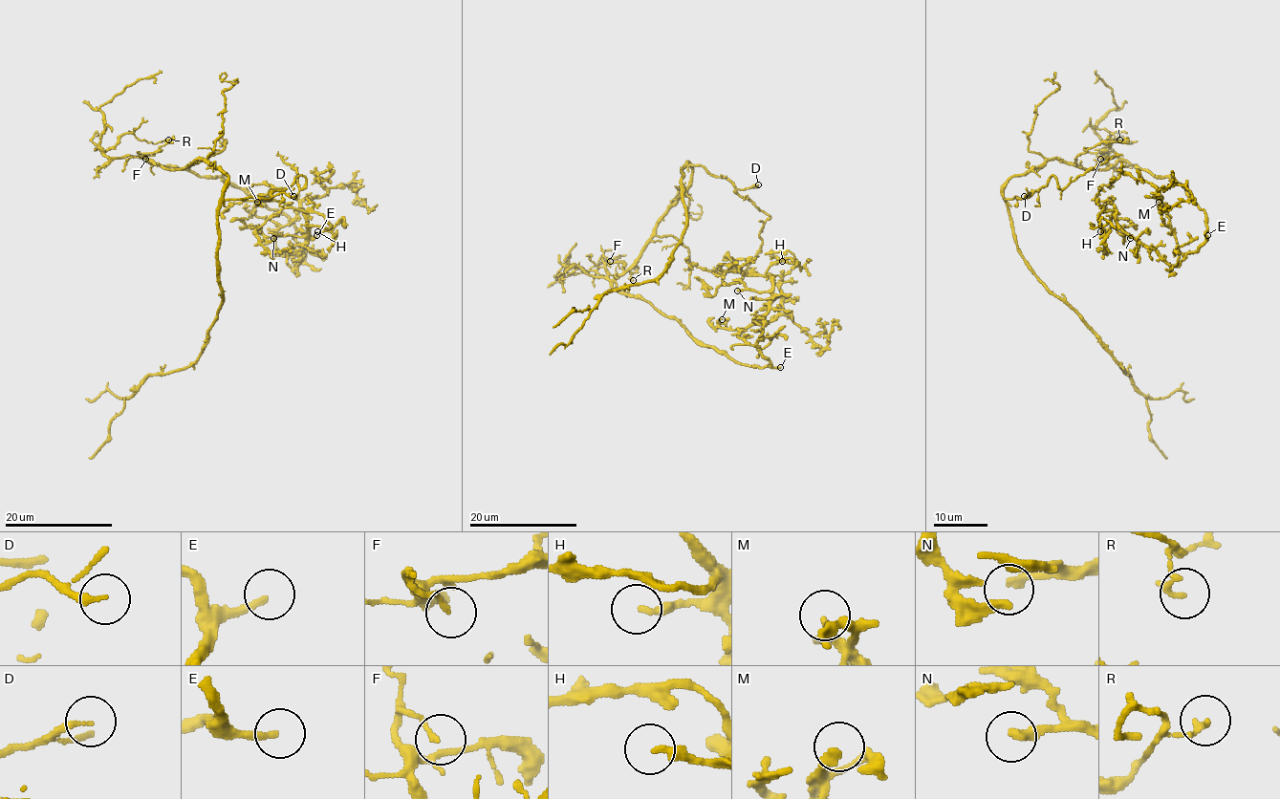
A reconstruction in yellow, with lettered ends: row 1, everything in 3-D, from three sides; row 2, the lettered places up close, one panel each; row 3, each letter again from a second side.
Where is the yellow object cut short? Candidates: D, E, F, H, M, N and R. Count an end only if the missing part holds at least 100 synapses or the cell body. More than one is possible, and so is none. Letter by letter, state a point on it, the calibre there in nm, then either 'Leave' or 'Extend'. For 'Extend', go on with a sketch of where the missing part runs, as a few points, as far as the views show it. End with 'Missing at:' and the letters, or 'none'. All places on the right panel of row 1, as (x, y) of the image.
D: Place: (1024, 196). Thickness 190 nm. Leave
E: Place: (1207, 235). Thickness 200 nm. Extend. Course of what is missing: (1207, 235), (1277, 271), (1225, 227), (1224, 207), (1194, 230), (1171, 201), (1142, 199), (1121, 205), (1116, 225)
F: Place: (1100, 159). Thickness 140 nm. Leave
H: Place: (1100, 231). Thickness 240 nm. Leave
M: Place: (1159, 202). Thickness 240 nm. Leave
N: Place: (1130, 238). Thickness 260 nm. Leave
R: Place: (1119, 140). Thickness 160 nm. Leave
Missing at: E

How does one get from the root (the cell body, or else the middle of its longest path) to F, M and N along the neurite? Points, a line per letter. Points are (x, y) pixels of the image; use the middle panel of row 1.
F: (641, 248), (641, 254), (612, 280), (607, 275), (603, 258), (610, 261)
M: (641, 248), (617, 290), (640, 294), (733, 360), (770, 364), (722, 319)
N: (641, 248), (617, 290), (640, 294), (733, 360), (766, 367), (758, 339), (771, 294), (737, 291)

